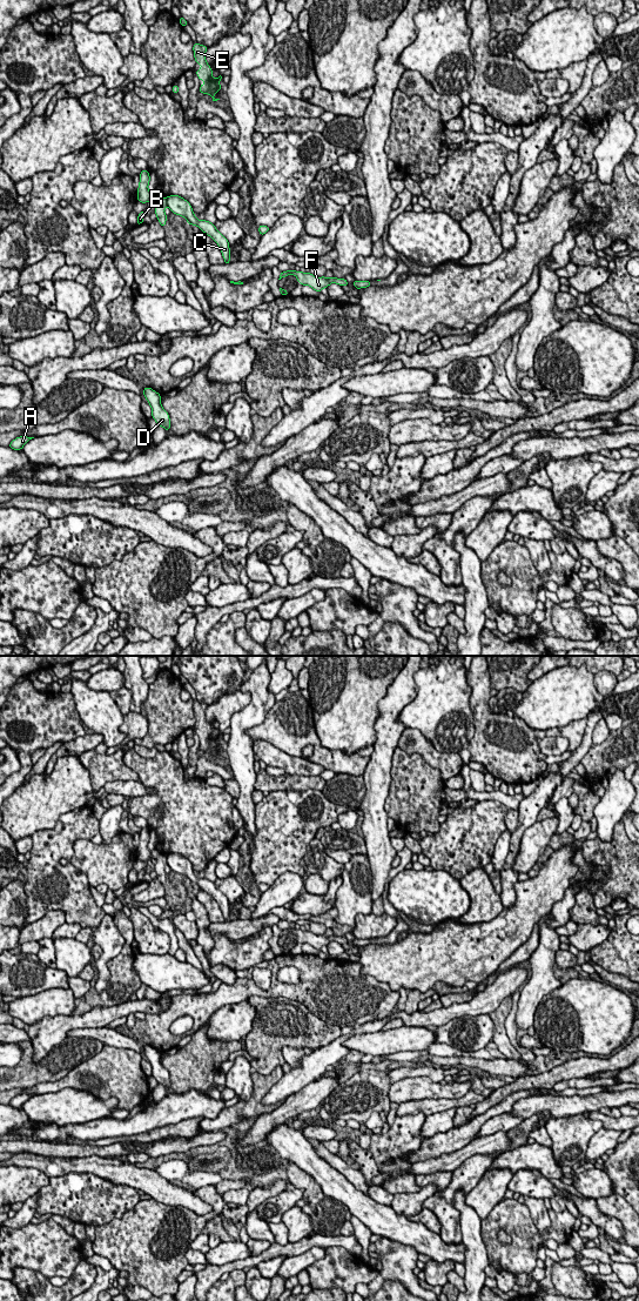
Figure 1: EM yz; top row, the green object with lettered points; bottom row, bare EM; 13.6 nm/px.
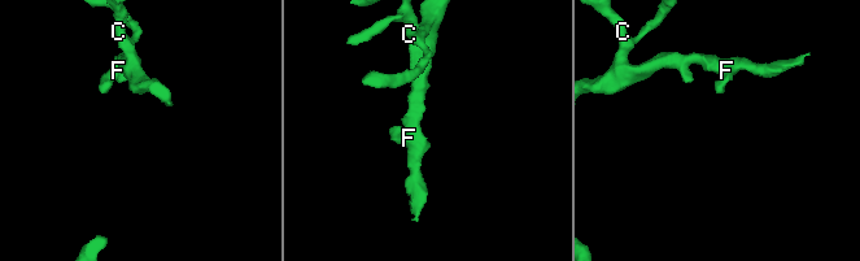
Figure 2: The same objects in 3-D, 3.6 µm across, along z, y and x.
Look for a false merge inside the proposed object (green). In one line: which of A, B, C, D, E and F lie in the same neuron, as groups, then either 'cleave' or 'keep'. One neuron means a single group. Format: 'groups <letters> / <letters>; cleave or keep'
groups A C D E F / B; cleave

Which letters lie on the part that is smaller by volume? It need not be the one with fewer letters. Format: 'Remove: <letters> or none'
Remove: B

